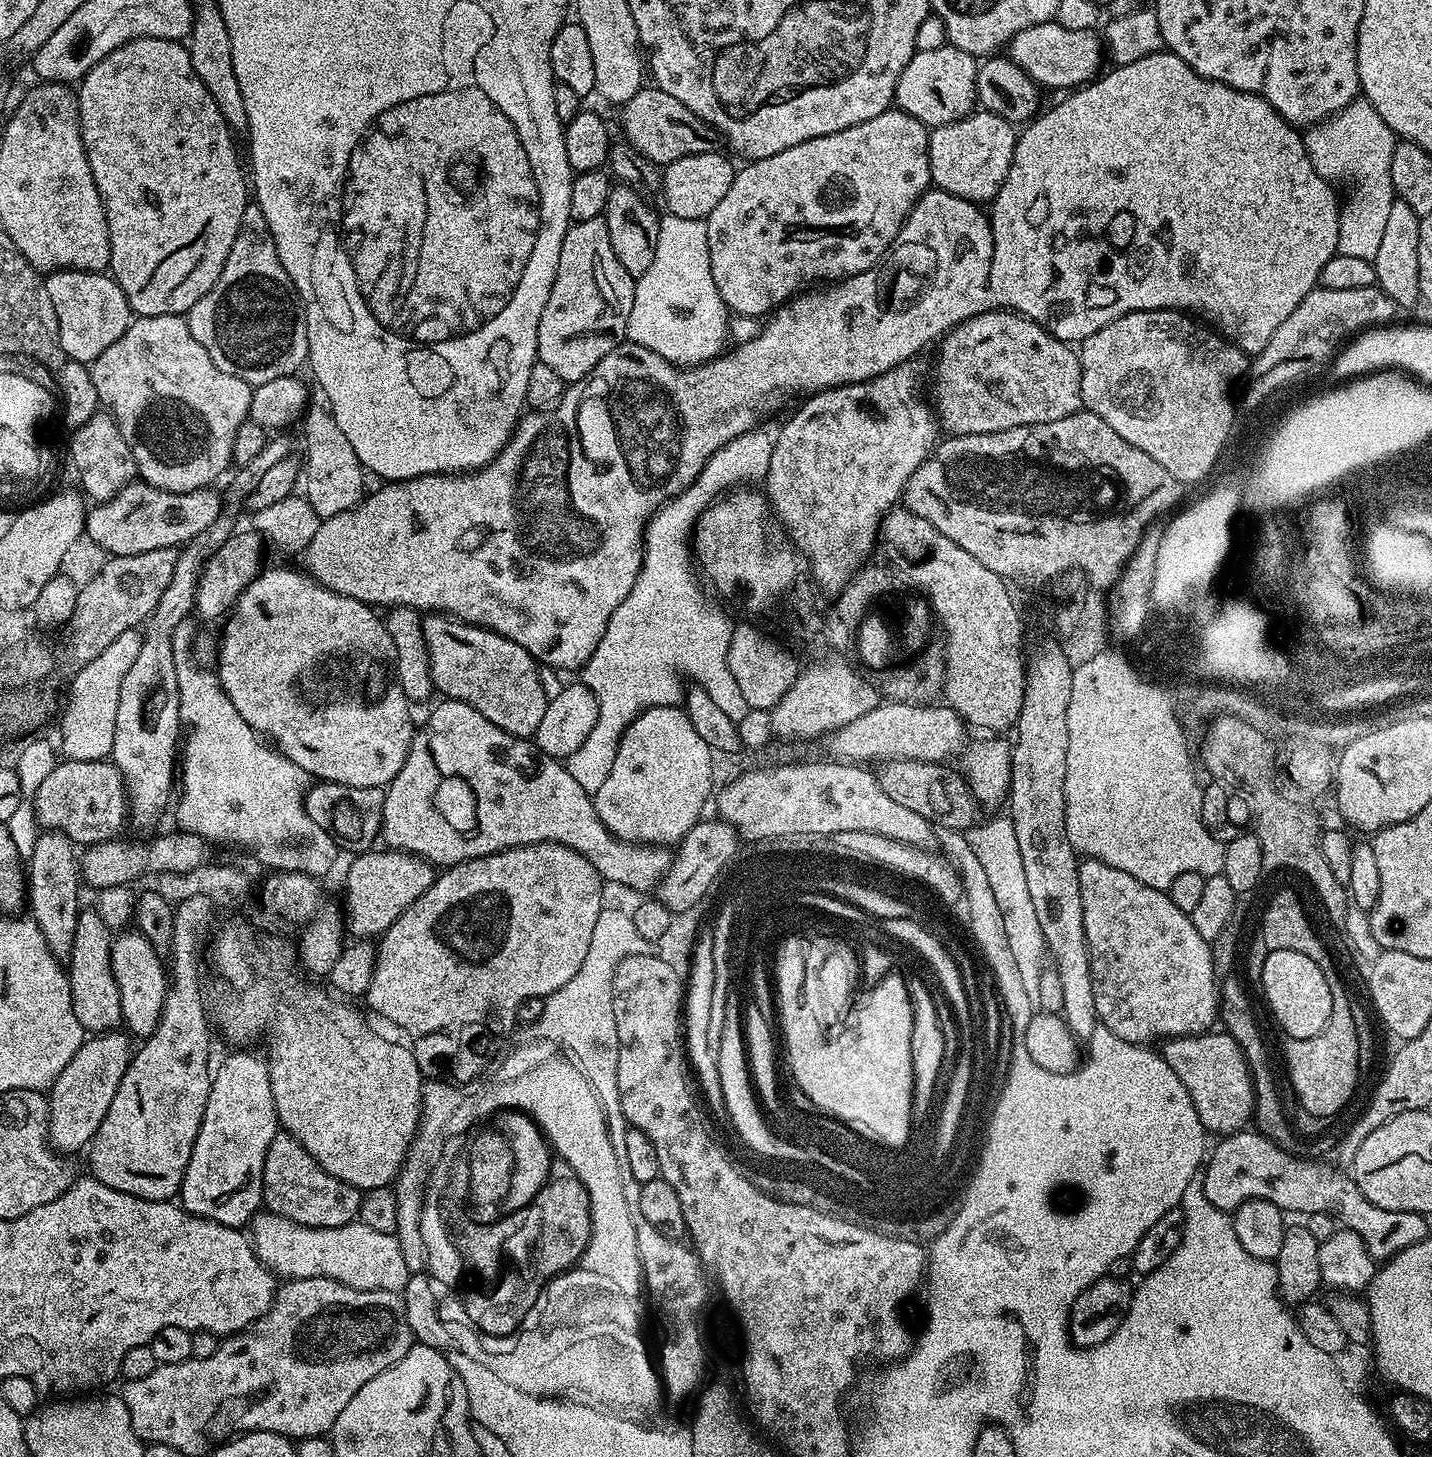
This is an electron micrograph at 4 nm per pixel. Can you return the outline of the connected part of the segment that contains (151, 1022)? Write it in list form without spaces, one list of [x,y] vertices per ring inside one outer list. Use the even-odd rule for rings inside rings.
[[[138,930],[124,932],[112,941],[112,969],[114,982],[118,982],[118,994],[122,998],[123,1027],[133,1037],[147,1038],[154,1034],[162,1006],[166,1002],[169,977],[166,964],[154,950],[154,946]]]

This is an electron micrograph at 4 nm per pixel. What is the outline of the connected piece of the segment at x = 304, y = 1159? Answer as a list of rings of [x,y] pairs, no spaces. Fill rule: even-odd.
[[[277,1131],[262,1170],[264,1183],[263,1207],[276,1216],[285,1216],[302,1226],[337,1228],[353,1223],[360,1215],[361,1189],[334,1178],[289,1132]]]

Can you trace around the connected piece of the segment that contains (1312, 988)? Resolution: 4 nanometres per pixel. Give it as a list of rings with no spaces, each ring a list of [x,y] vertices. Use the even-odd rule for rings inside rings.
[[[1274,950],[1269,952],[1262,966],[1259,987],[1264,987],[1264,996],[1268,999],[1268,1008],[1276,1015],[1280,1028],[1285,1032],[1285,1037],[1294,1040],[1305,1040],[1316,1036],[1326,1026],[1332,1008],[1332,991],[1323,978],[1322,970],[1306,954],[1298,954],[1298,950]]]

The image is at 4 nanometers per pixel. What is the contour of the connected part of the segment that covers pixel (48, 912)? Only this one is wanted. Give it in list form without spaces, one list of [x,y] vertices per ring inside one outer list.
[[[46,830],[36,837],[34,850],[26,866],[26,894],[31,919],[46,939],[50,952],[56,960],[66,962],[73,949],[80,905],[79,861],[76,846],[67,835],[55,830]]]

